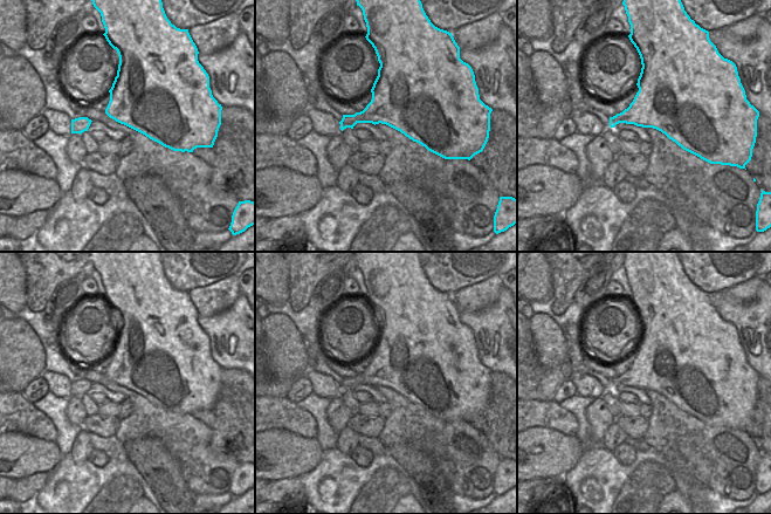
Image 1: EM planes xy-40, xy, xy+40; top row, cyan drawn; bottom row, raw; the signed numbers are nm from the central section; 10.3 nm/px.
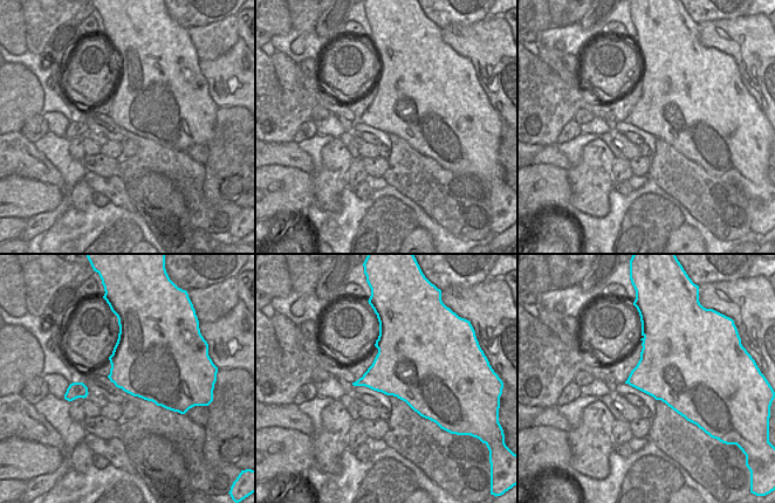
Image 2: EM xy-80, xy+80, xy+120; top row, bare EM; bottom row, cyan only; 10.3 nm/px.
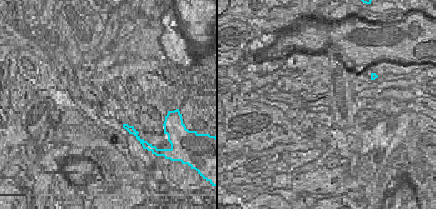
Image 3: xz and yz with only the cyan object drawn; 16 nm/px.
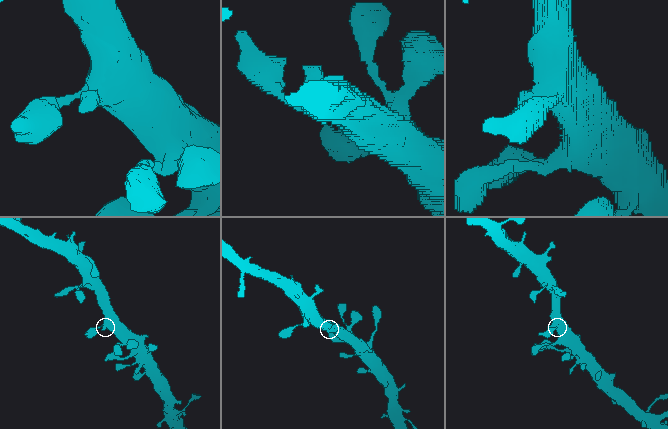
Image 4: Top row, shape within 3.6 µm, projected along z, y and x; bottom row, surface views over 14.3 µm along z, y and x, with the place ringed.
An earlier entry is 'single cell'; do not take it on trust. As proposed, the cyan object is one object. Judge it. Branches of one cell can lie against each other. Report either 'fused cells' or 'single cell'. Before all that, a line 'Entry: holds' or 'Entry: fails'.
Entry: holds
single cell

